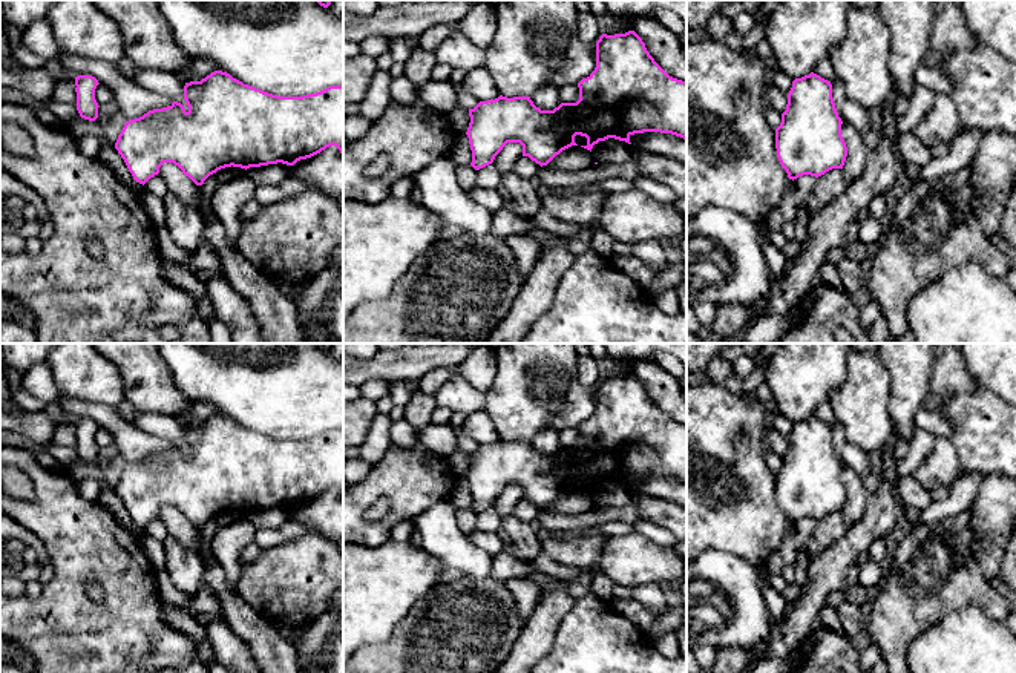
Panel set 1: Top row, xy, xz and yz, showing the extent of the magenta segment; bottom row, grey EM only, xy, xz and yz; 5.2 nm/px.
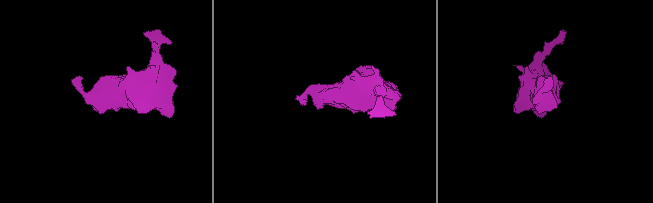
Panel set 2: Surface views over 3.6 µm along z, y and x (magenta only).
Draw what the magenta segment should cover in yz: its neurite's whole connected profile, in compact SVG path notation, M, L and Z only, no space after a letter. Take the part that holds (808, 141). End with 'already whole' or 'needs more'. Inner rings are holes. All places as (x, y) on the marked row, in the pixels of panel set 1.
M811 72L792 81L786 110L775 129L775 149L789 179L821 176L843 169L847 147L841 136L831 81Z; already whole

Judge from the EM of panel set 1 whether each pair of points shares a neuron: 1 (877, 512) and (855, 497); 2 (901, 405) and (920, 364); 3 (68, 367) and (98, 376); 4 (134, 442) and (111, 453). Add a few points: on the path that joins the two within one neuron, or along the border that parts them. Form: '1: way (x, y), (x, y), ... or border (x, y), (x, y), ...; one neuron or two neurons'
1: border (869, 495), (863, 515), (849, 528); two neurons
2: way (909, 394), (911, 374); one neuron
3: way (75, 367), (91, 374); one neuron
4: border (114, 443), (127, 463); two neurons

